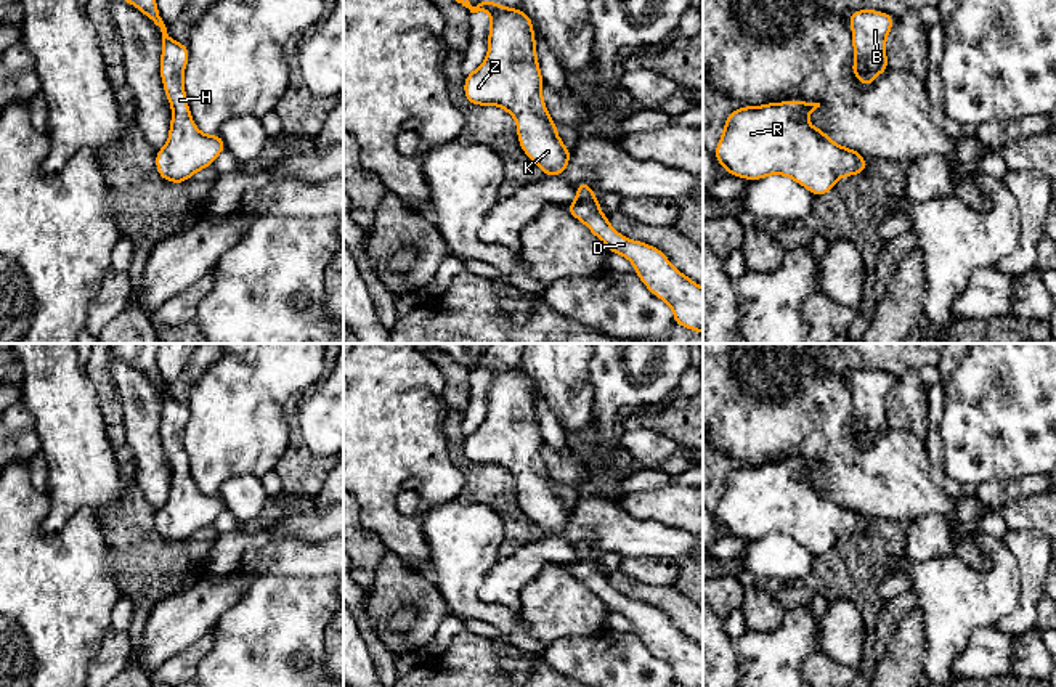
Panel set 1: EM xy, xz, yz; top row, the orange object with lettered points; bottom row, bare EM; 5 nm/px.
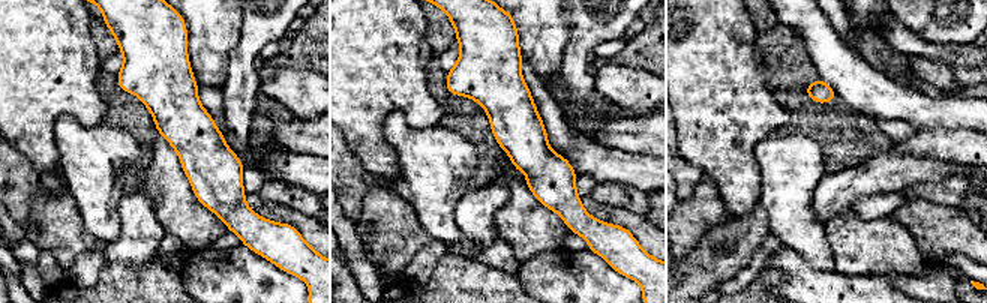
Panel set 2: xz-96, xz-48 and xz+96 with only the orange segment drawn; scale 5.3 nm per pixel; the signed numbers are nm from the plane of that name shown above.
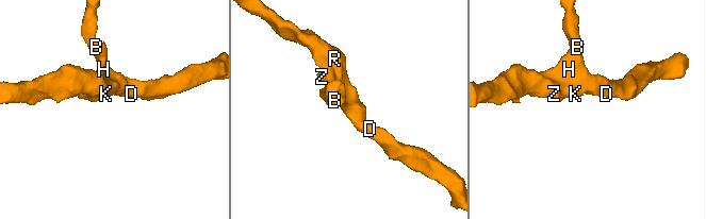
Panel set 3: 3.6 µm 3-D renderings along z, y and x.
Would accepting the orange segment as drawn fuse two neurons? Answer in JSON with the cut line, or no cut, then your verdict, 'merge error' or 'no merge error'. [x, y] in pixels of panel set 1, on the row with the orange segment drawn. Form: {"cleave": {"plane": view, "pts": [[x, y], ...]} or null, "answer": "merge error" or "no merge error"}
{"cleave": null, "answer": "no merge error"}

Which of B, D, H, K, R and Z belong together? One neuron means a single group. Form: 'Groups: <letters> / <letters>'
Groups: B D H K R Z

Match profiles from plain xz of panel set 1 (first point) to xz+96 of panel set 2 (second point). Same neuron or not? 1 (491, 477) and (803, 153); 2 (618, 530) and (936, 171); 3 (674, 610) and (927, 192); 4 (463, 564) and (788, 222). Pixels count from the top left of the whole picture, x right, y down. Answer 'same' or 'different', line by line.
1: different
2: same
3: different
4: same

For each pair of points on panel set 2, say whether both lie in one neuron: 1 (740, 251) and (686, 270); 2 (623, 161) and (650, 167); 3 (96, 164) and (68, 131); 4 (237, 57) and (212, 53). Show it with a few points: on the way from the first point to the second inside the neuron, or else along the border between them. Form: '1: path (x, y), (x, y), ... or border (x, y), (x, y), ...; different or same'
1: path (726, 264), (723, 267), (699, 270); same
2: path (629, 167), (644, 167); same
3: path (90, 156), (72, 138); same
4: border (242, 23), (228, 57), (227, 78), (219, 89); different

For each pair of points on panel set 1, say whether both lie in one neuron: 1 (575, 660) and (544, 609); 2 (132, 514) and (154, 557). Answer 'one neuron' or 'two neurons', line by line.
1: two neurons
2: one neuron

